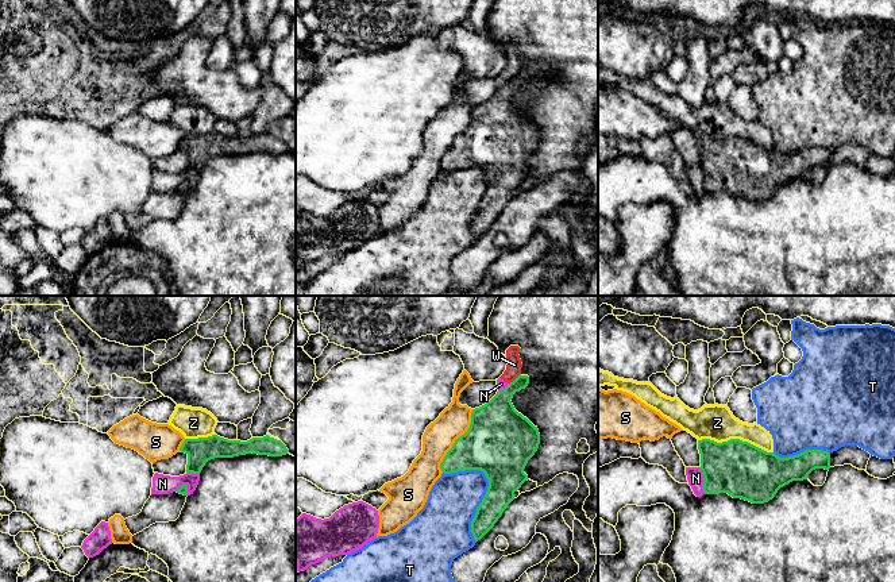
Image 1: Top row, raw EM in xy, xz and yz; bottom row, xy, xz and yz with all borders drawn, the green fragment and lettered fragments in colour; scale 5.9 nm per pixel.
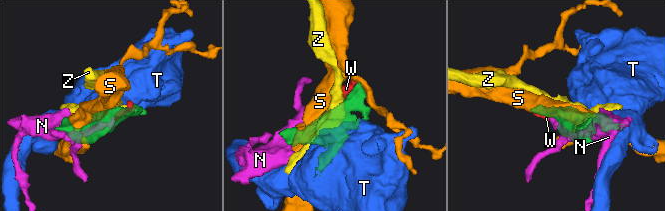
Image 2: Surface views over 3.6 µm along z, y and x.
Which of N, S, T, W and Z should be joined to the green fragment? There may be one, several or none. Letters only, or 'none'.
none

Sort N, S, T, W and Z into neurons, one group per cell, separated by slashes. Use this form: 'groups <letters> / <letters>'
groups N W / S / T / Z

